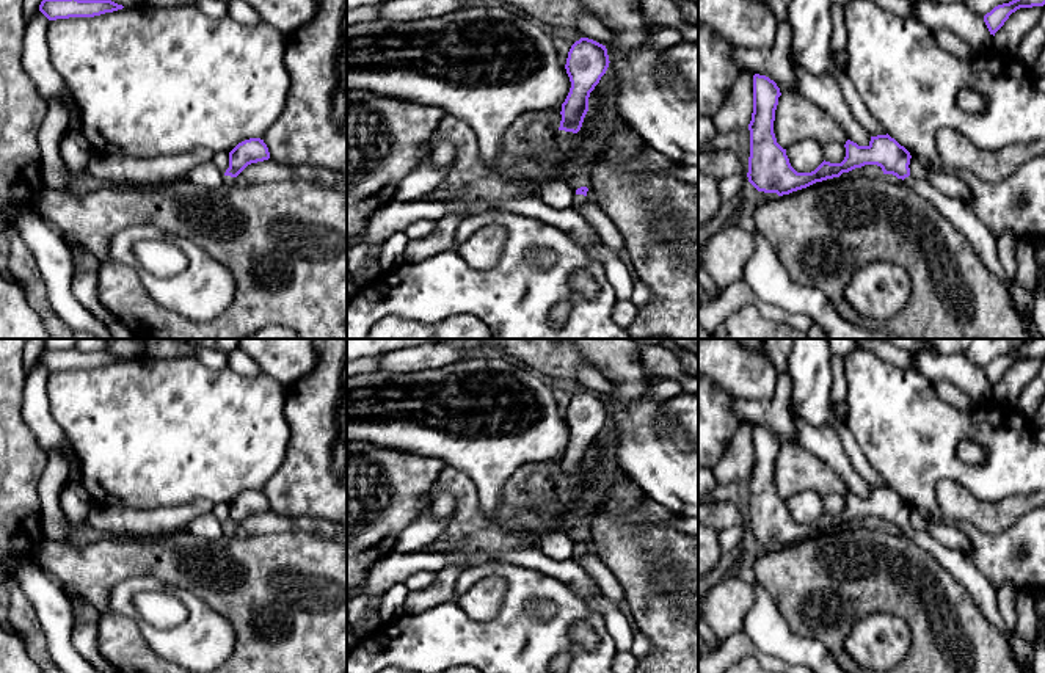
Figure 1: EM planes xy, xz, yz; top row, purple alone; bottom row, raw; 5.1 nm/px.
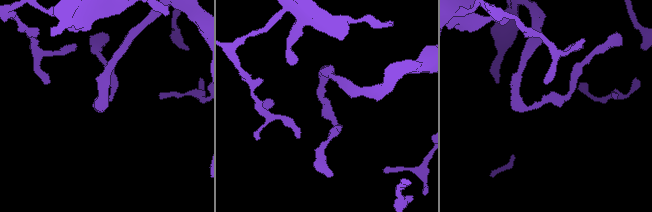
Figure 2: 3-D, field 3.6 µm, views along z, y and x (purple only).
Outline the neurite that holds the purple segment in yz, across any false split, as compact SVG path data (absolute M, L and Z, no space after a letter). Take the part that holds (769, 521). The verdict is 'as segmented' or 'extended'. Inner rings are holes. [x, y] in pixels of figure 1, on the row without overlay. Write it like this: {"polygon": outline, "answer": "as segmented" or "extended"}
{"polygon": "M753 427L753 464L748 475L750 508L748 533L764 544L778 547L807 540L816 533L839 529L865 516L877 516L883 526L902 530L910 540L940 562L973 596L985 620L995 626L1009 642L1012 631L1006 626L996 599L996 590L982 573L960 552L937 543L926 530L910 527L910 504L894 489L887 486L871 488L868 497L858 497L847 491L846 508L841 515L822 513L811 524L797 524L774 485L775 461L780 439L766 427Z", "answer": "extended"}

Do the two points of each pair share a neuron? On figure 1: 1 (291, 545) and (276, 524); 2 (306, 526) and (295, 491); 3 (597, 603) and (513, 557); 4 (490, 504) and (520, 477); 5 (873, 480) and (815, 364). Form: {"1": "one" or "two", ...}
{"1": "two", "2": "two", "3": "one", "4": "two", "5": "one"}

